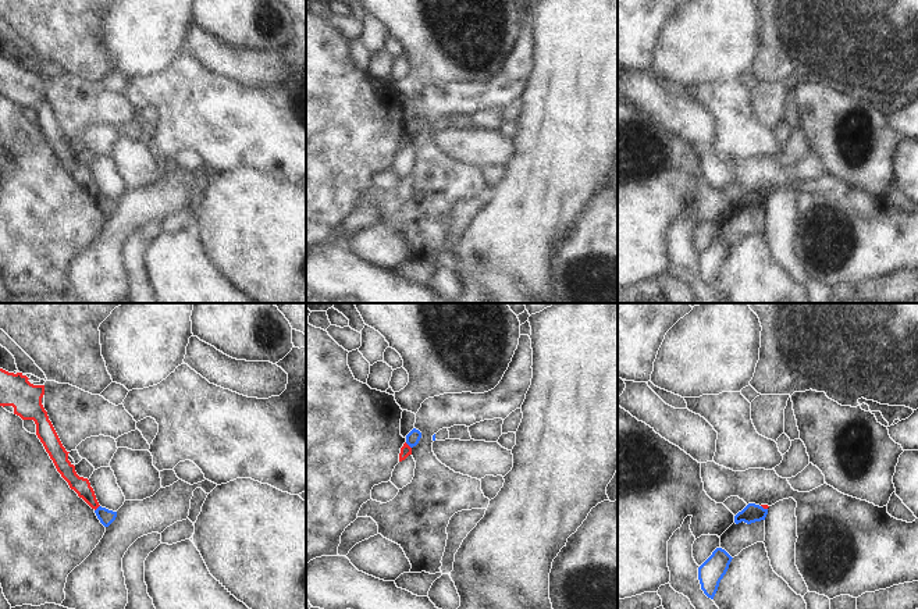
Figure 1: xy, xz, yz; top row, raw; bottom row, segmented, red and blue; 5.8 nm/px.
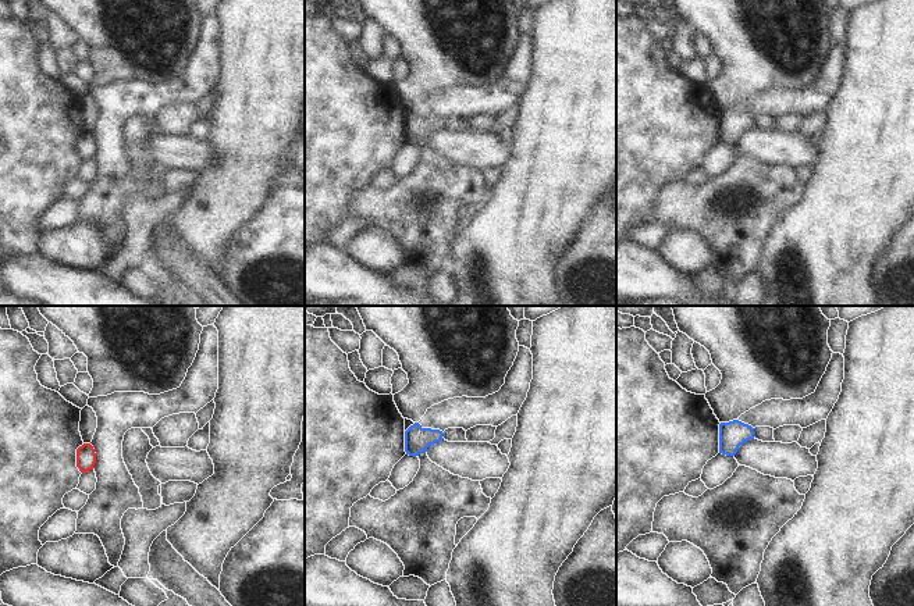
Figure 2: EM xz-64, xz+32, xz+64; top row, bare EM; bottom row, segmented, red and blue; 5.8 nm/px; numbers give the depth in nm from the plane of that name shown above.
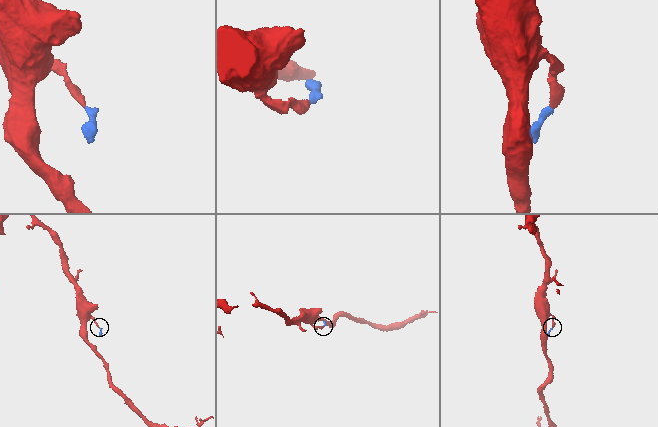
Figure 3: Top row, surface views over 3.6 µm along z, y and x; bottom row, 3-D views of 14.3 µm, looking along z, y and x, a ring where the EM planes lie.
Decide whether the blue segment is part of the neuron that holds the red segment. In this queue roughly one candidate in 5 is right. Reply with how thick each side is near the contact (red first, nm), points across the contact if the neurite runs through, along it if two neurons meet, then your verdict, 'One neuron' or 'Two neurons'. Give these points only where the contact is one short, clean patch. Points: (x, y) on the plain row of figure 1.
Thickness 60 nm (red) against 80 nm. Boundary: xz (405, 131), (411, 136). Two neurons

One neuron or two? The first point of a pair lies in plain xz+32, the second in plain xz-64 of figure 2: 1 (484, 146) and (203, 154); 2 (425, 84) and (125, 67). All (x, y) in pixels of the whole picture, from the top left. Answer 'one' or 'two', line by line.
1: one
2: one

